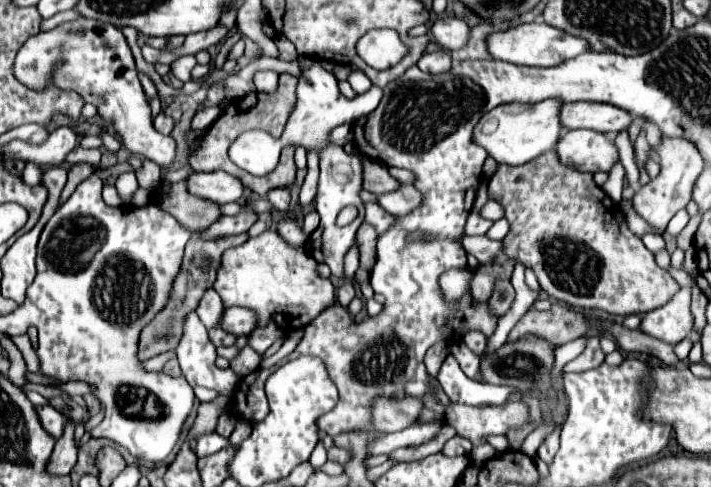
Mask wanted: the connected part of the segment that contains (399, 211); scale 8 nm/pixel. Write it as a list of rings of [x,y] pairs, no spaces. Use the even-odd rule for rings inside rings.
[[[403,185],[399,191],[379,195],[379,205],[397,217],[411,213],[415,207],[421,205],[421,201],[423,201],[423,197],[413,185]]]

